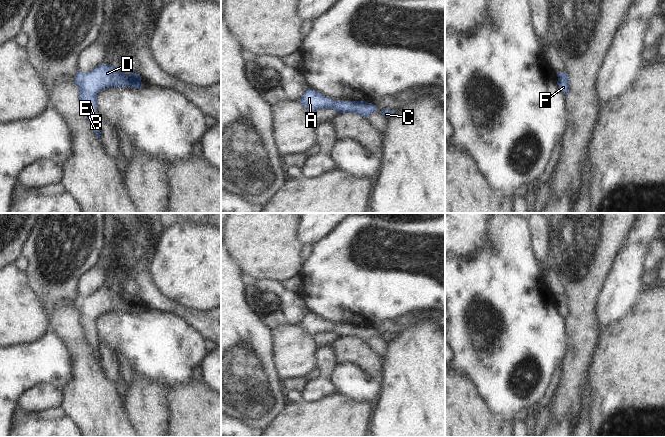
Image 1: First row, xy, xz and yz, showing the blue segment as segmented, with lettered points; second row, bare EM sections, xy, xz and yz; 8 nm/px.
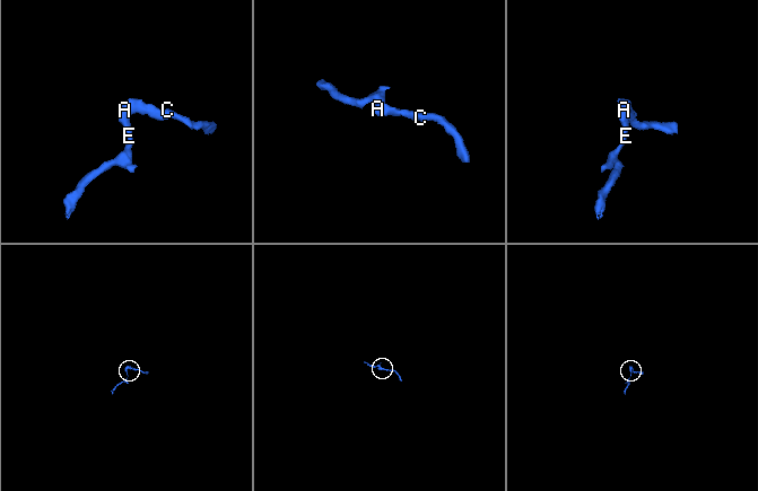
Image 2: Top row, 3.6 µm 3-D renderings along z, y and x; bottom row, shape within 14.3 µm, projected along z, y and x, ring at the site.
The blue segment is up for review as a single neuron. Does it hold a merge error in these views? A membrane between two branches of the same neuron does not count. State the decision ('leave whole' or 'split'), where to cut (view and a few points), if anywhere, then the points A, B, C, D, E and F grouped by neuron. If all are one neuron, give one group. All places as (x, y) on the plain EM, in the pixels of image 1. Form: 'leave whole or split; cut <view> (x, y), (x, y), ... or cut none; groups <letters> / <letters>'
leave whole; cut none; groups A B C D E F

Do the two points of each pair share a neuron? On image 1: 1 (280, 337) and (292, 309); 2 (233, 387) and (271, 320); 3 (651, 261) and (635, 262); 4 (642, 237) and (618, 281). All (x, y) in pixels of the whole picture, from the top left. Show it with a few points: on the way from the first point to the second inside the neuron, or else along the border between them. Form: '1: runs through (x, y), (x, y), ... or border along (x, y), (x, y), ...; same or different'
1: border along (298, 324), (281, 324), (271, 330); different
2: border along (252, 308), (252, 311), (271, 331); different
3: border along (652, 240), (644, 260), (644, 285); different
4: runs through (634, 248), (627, 270); same

